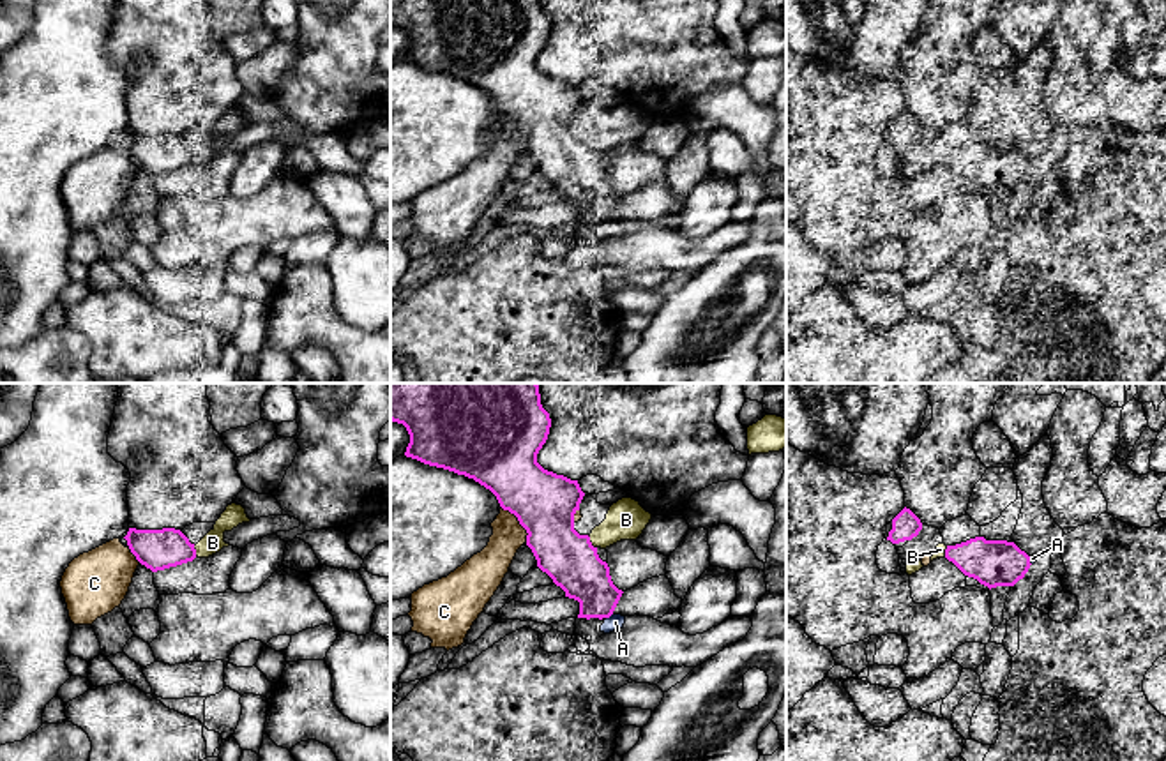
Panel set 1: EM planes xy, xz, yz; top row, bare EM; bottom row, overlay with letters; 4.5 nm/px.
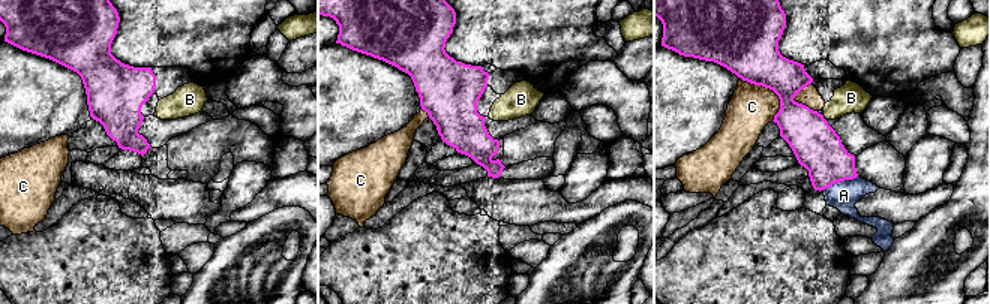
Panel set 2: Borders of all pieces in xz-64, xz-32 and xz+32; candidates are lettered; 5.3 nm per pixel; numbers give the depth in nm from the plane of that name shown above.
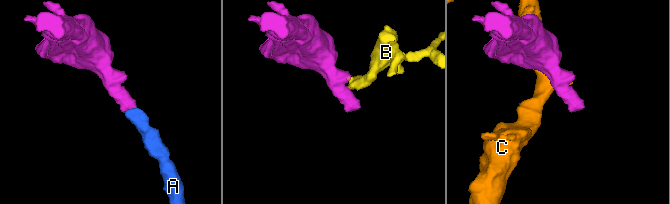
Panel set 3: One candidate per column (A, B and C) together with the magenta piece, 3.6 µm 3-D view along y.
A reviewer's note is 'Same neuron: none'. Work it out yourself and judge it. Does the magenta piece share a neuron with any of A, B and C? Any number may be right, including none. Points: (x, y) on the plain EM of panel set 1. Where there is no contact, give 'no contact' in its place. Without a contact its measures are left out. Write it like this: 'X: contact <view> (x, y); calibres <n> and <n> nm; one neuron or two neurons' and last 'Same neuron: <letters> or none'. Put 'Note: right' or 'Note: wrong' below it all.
A: contact xz (608, 221); calibres 220 and 80 nm; one neuron
B: contact xz (590, 147); calibres 260 and 190 nm; two neurons
C: contact xz (520, 128); calibres 280 and 160 nm; two neurons
Same neuron: A
Note: wrong

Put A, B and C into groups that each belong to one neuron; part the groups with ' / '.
A / B C

